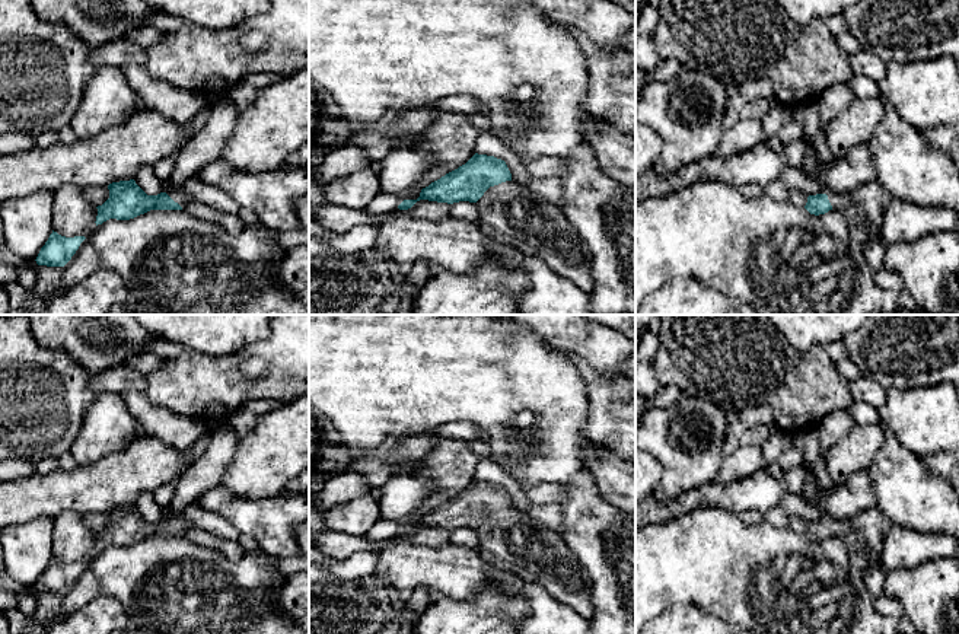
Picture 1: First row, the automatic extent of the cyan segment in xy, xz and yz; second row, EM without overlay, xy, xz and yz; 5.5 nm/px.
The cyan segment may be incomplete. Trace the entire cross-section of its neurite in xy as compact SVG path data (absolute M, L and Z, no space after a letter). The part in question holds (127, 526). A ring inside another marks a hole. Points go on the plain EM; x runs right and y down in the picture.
M134 506L108 512L109 525L98 532L96 552L109 545L130 547L150 536L182 536L192 525L179 516L147 522Z

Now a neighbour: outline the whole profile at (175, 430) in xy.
M144 392L121 395L131 415L150 434L176 449L188 449L206 434L204 423L152 404Z

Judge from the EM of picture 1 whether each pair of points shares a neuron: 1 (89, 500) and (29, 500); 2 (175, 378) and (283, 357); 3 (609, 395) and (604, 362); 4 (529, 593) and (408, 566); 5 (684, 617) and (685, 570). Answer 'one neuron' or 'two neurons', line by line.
1: one neuron
2: one neuron
3: two neurons
4: one neuron
5: two neurons

